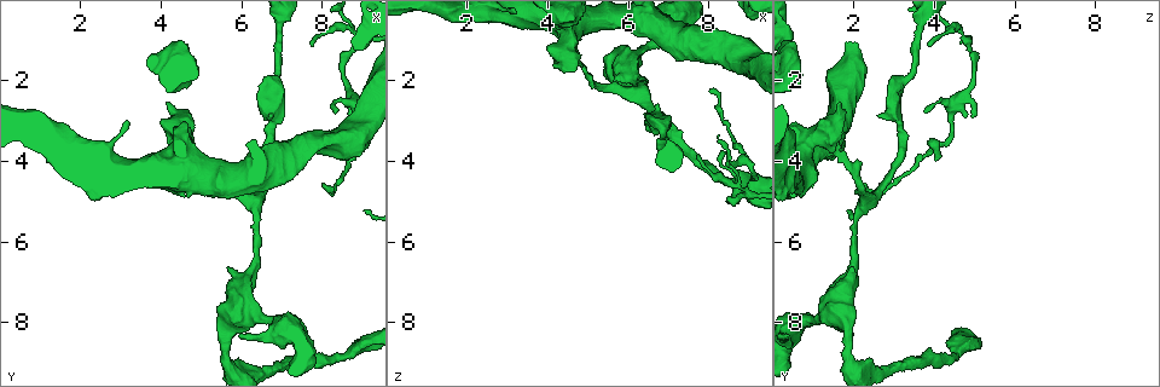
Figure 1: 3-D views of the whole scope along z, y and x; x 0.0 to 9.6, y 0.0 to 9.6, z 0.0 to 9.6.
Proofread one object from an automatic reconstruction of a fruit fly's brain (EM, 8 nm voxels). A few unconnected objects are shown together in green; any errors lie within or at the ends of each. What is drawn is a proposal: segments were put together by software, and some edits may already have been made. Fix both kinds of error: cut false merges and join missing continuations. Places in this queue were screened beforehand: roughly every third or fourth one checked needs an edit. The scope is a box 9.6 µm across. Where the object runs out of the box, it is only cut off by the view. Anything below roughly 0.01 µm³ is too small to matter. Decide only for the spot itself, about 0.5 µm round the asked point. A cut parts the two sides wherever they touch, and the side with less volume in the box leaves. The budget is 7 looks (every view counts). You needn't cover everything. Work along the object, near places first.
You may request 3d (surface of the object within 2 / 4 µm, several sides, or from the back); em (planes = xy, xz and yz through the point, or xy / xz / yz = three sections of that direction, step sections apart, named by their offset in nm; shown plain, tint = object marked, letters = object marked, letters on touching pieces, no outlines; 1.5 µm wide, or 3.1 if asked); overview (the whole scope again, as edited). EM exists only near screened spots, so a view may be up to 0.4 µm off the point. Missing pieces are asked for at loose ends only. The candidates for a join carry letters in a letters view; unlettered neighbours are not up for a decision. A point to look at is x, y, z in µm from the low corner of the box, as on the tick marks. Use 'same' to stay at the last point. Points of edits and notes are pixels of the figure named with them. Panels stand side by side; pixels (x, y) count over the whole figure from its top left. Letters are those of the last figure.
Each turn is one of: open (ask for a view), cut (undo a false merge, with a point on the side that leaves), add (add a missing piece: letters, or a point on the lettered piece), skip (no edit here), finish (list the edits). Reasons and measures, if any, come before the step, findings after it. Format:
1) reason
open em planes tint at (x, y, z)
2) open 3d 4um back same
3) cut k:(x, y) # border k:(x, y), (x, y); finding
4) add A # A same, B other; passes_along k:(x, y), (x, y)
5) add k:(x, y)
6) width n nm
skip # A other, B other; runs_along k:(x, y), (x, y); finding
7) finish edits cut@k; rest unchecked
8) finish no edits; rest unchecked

abrupt turn
open 3d 2um at (8.75, 0.80, 4.70)

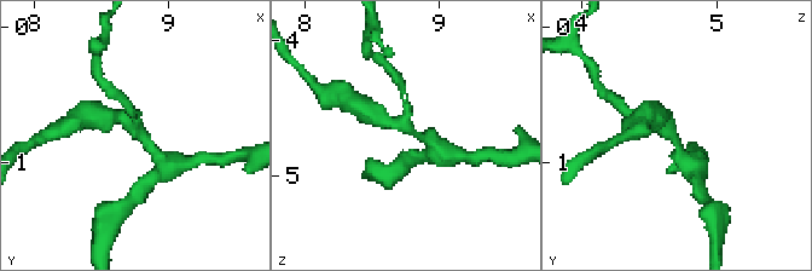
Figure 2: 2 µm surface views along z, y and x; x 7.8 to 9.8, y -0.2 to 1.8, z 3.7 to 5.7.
open em planes letters at (8.74, 0.74, 4.64)

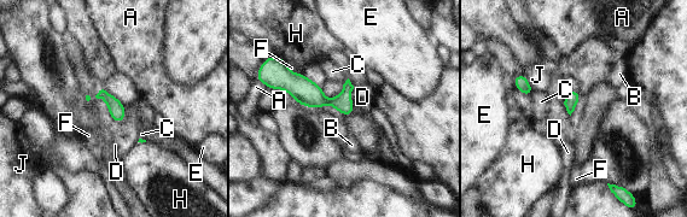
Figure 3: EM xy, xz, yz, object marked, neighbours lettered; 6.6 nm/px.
longest_contact J 170 nm
skip # A other, B other, C other, D other, E other, F other, H other, J other; border 3:(124, 105), (124, 118), (117, 123); all the same neuron

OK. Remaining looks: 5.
free end
open 3d 4um at (8.45, 4.00, 4.05)

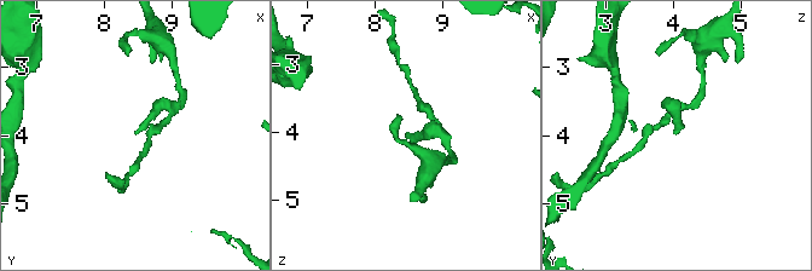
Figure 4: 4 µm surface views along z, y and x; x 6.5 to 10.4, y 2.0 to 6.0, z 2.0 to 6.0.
now the EM
open em xz step 8 tint at (8.40, 3.95, 4.10)

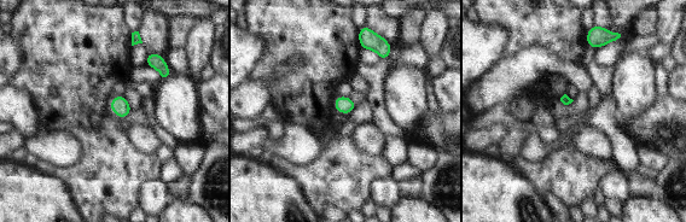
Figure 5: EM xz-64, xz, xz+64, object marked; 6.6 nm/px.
open em planes letters same

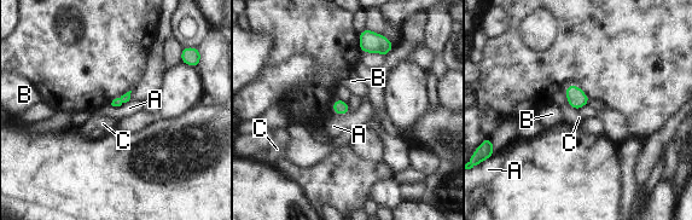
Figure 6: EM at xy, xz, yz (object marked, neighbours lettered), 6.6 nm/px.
skip # A other, B other, C other; border 6:(347, 102), (350, 113); none of them fits

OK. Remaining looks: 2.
narrows sharply
open 3d 2um at (4.80, 3.75, 1.60)

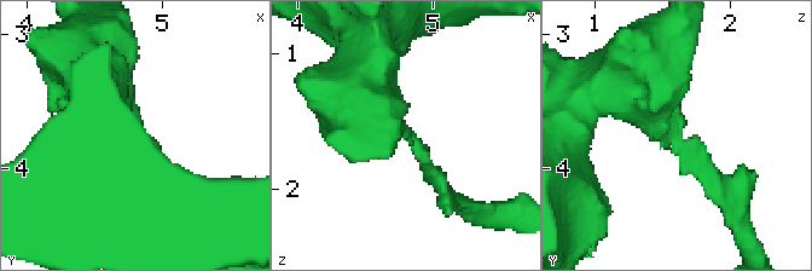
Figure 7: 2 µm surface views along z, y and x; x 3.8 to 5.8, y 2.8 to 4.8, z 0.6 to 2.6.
shape alone is not enough
open em planes letters at (4.82, 3.84, 1.62)

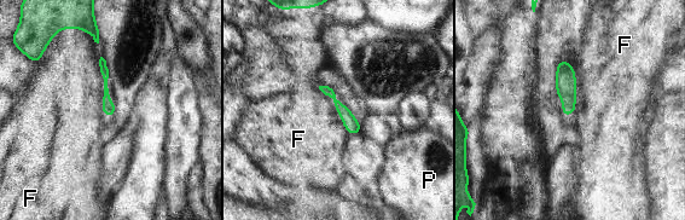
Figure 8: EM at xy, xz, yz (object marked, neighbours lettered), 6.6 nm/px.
width 100 nm
skip # F other, P other; runs_along 8:(102, 62), (109, 114); continuous, no second neuron

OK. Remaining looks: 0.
finish no edits; rest unchecked

